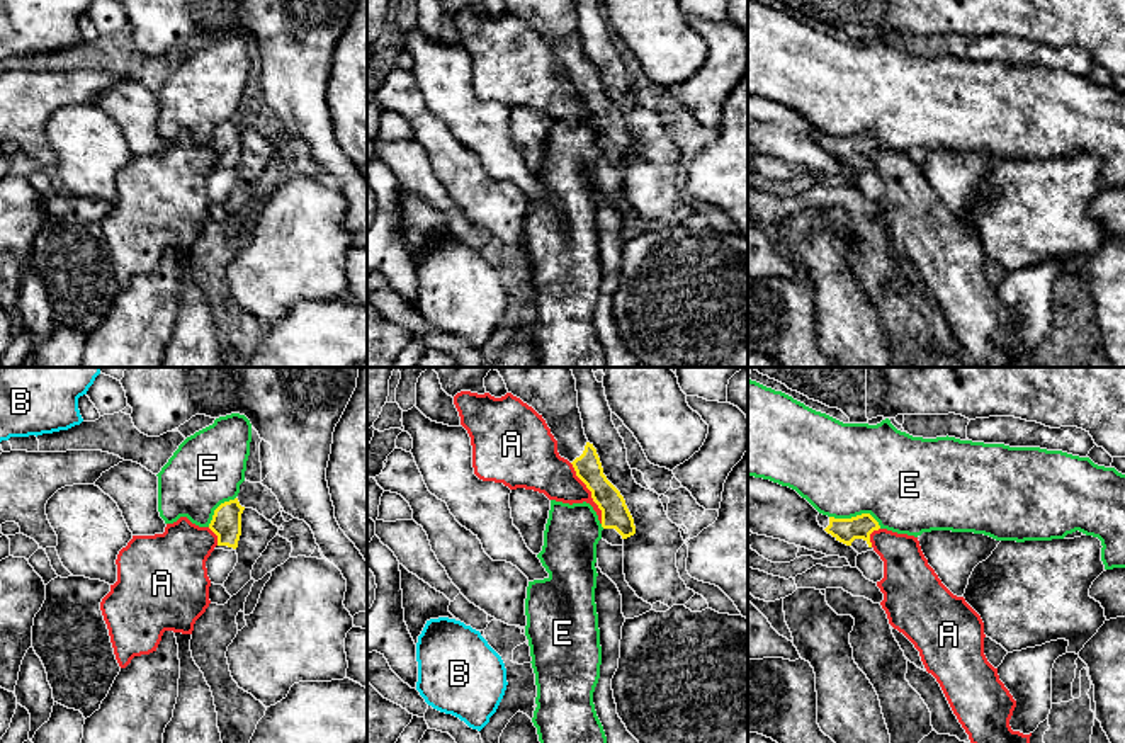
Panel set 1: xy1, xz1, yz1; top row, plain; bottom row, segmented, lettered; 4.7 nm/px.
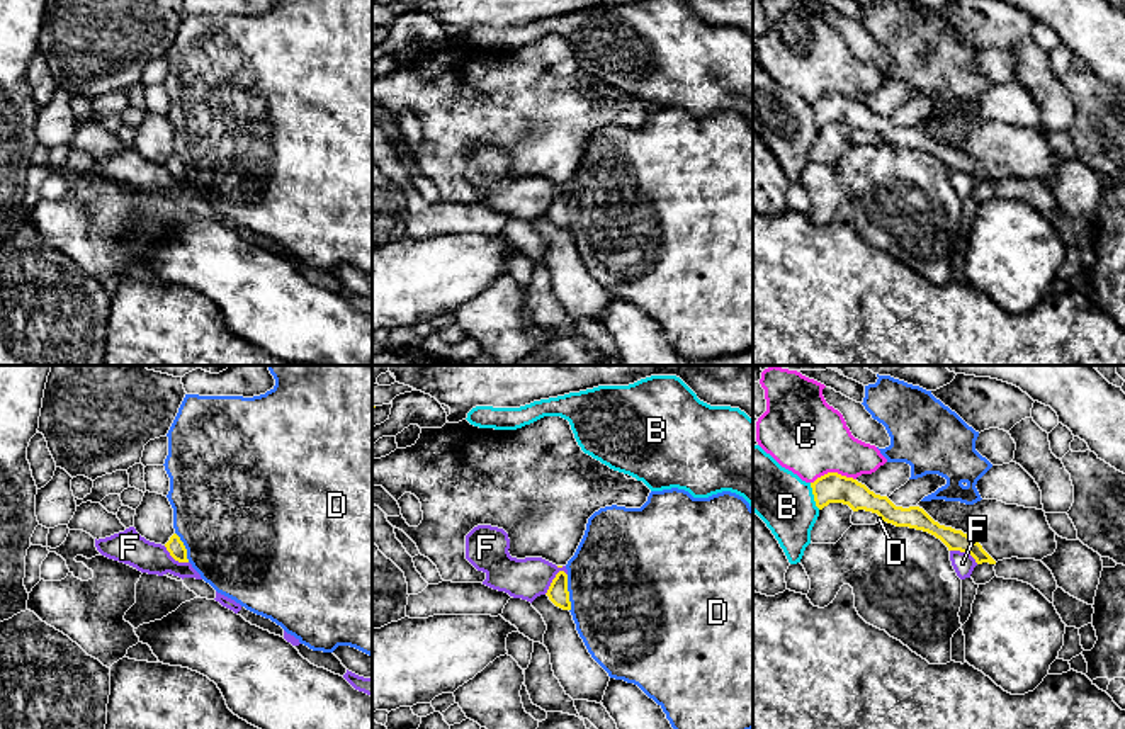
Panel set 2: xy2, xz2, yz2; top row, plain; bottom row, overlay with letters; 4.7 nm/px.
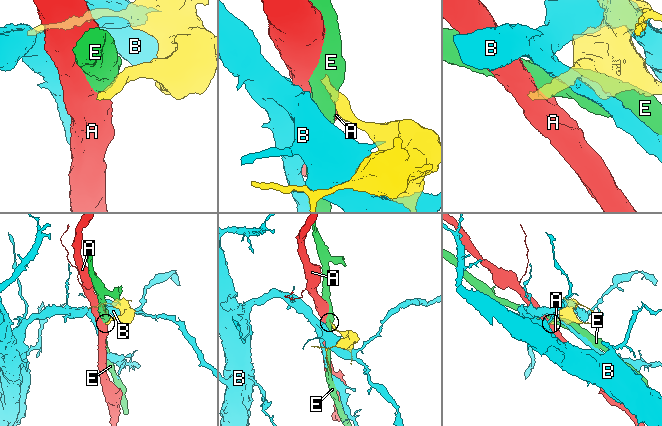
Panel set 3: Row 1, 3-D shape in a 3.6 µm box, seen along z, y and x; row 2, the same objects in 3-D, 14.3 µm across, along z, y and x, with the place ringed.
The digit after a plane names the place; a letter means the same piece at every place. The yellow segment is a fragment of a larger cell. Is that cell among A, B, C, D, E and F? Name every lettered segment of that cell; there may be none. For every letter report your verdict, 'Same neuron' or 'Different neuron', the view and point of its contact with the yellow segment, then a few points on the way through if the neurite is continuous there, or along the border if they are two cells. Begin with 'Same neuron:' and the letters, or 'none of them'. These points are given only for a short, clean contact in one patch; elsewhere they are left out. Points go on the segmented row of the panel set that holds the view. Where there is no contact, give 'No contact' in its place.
Same neuron: none of them
A: Different neuron. Touches yellow at xz1 (592, 493). Boundary: xz1 (570, 463), (600, 510), (602, 522)
B: Different neuron. Touches yellow at yz2 (814, 497)
C: Different neuron. Touches yellow at yz2 (833, 473)
D: Different neuron. Touches yellow at xz2 (568, 593)
E: Different neuron. Touches yellow at yz1 (857, 516)
F: Different neuron. Touches yellow at xz2 (553, 580). Boundary: xz2 (563, 566), (544, 593)

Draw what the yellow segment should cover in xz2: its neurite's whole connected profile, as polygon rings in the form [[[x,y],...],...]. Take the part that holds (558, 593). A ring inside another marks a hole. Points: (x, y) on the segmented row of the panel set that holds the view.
[[[559,571],[556,574],[546,595],[556,607],[562,610],[571,610],[569,591],[568,591],[568,574],[564,571]]]

